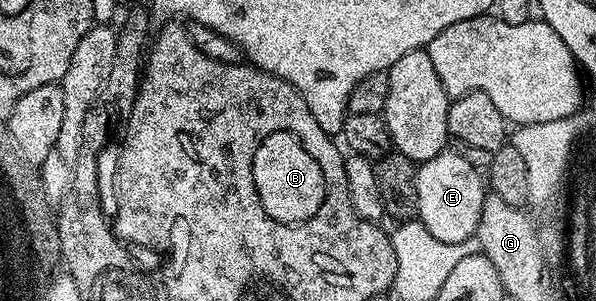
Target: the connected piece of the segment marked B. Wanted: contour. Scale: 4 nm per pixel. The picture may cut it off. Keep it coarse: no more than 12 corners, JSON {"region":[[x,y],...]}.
{"region":[[269,134],[252,178],[277,224],[303,224],[326,196],[297,136]]}

